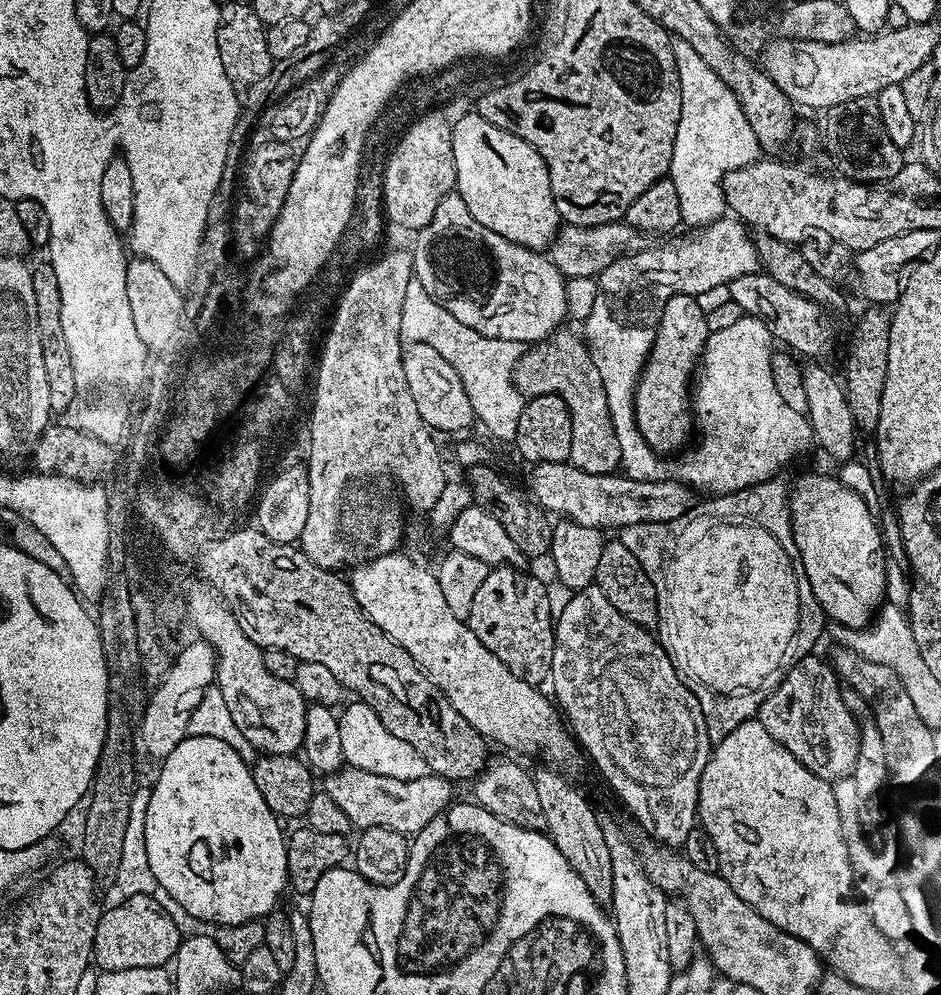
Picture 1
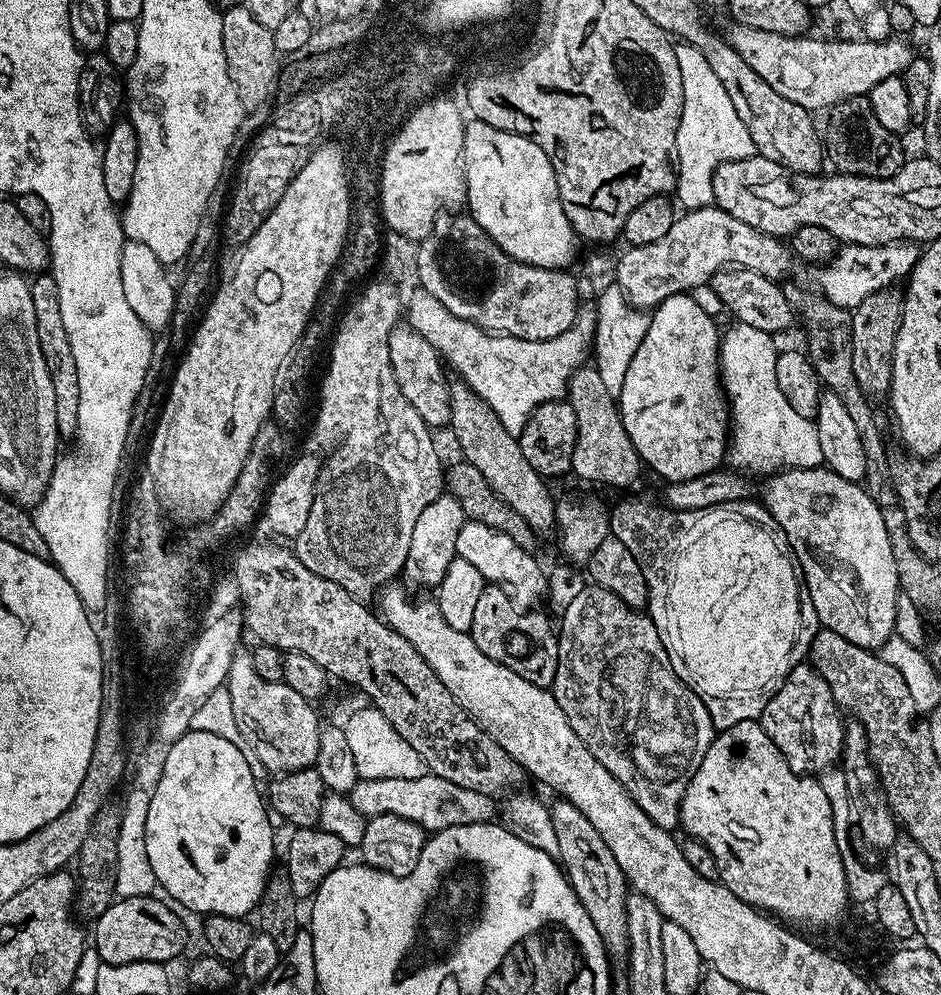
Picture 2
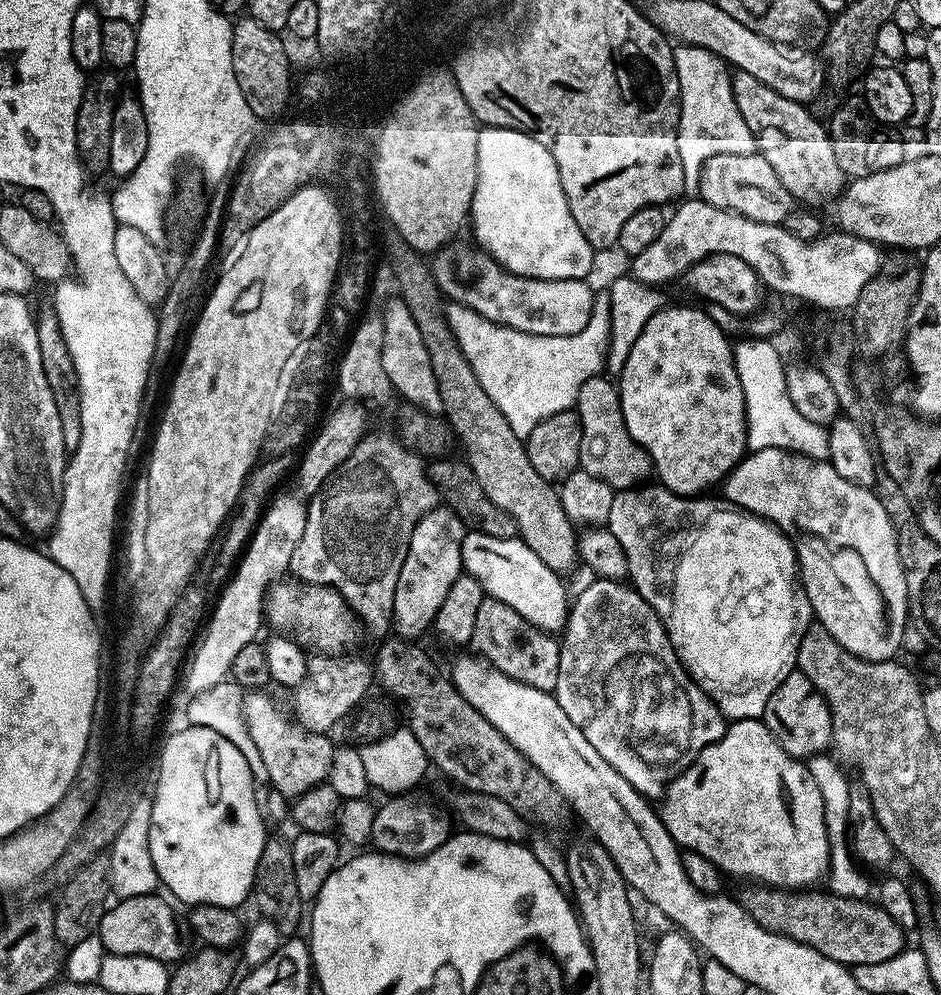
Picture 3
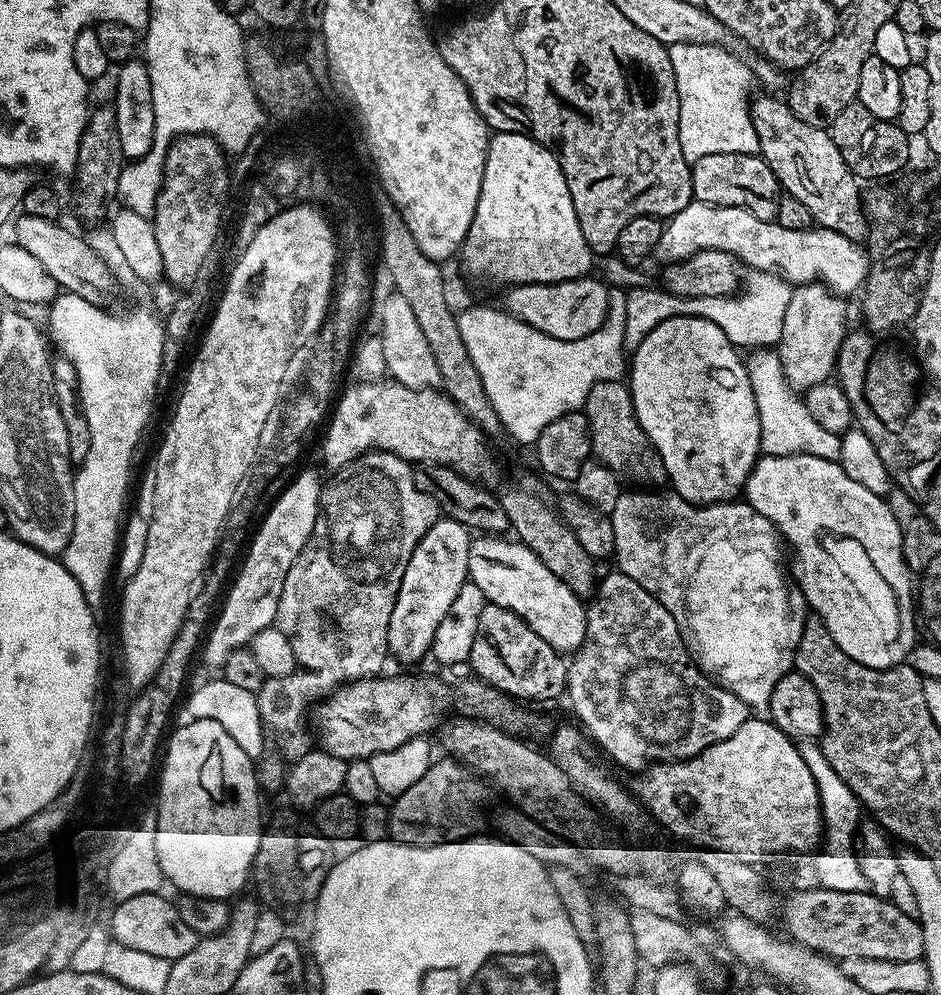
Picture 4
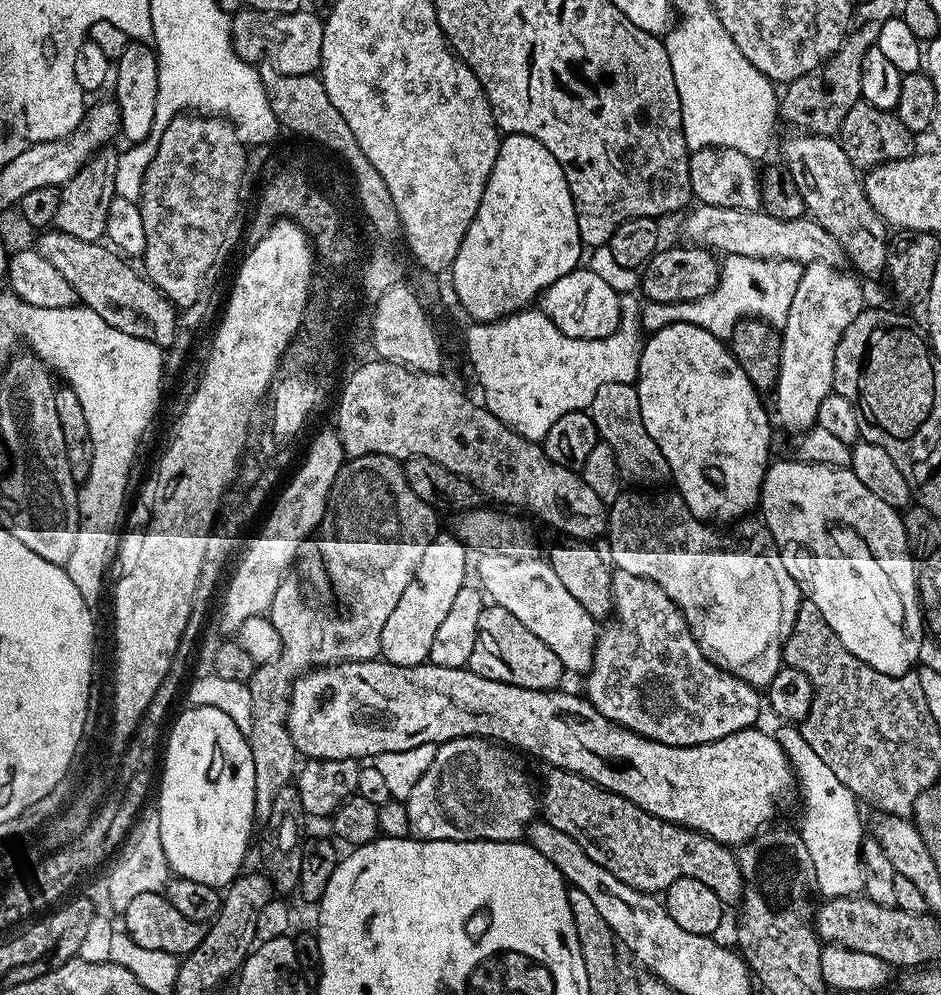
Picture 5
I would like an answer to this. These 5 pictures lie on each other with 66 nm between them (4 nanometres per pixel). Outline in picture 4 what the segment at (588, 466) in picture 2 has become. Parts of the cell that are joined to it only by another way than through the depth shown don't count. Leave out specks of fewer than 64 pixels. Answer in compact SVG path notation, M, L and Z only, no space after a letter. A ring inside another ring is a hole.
M623 379L604 380L601 384L595 384L582 411L588 417L592 456L599 463L616 473L621 481L633 480L636 486L660 486L667 481L666 466L638 422L632 394Z

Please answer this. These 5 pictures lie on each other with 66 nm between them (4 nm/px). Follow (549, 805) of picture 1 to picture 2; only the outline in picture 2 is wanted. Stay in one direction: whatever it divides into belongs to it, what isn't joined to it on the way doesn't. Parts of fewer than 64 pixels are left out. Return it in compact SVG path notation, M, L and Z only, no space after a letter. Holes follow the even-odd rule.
M556 798L553 801L550 811L554 822L554 835L558 837L558 863L563 868L578 902L582 902L586 914L590 914L590 922L594 922L609 957L613 961L627 961L626 904L630 885L625 880L614 854L610 854L610 846L602 842L602 834L594 830L590 818L586 818L586 814L582 814L582 810L578 810L578 806L574 806L569 800Z

